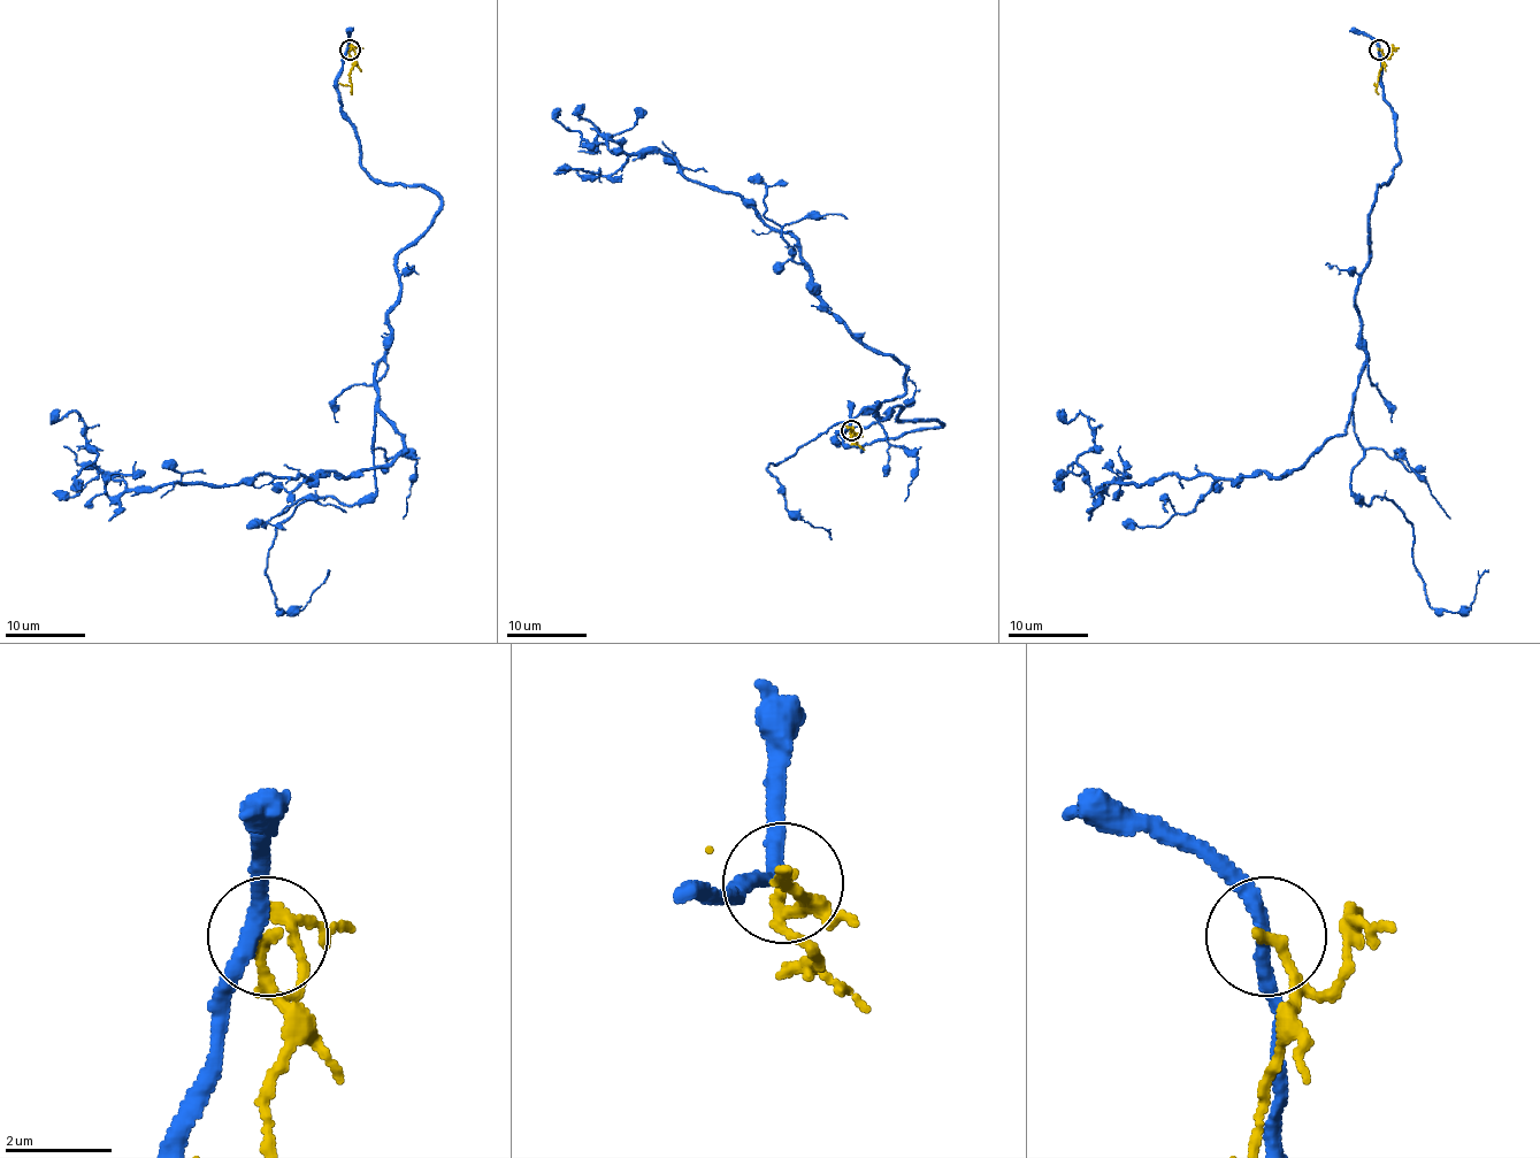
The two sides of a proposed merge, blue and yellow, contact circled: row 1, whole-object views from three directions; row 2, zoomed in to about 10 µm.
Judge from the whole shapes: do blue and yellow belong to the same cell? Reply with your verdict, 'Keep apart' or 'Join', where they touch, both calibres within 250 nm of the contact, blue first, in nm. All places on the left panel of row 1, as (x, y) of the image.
Keep apart. Place: (350, 50). Thickness 280 nm (blue) against 200 nm

